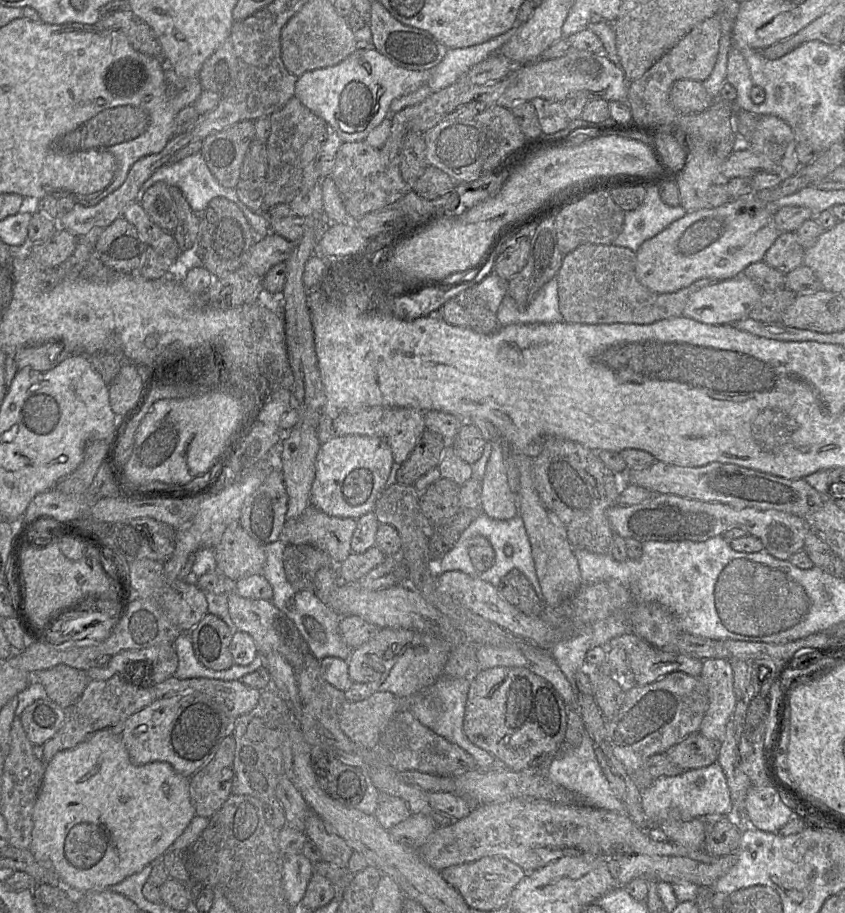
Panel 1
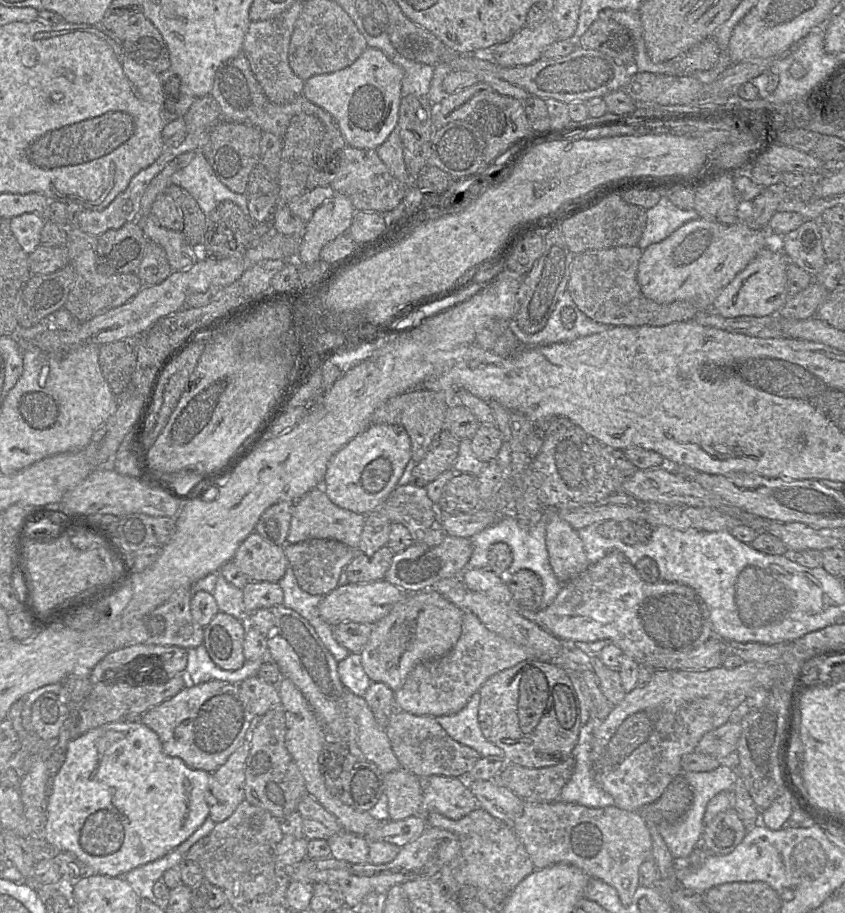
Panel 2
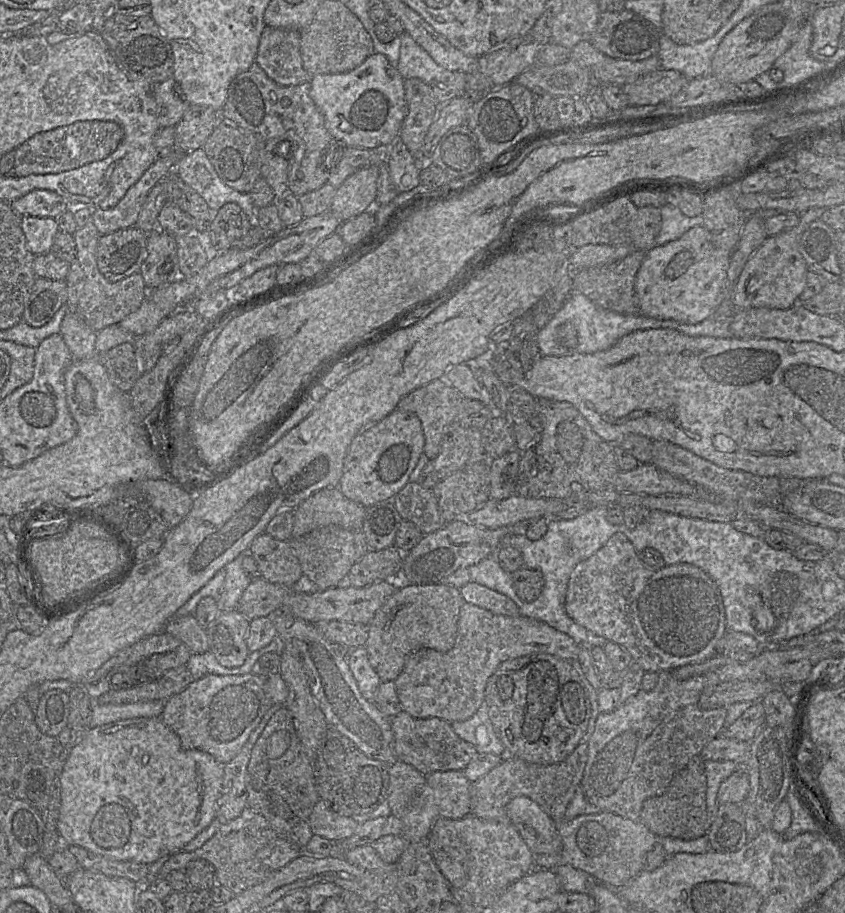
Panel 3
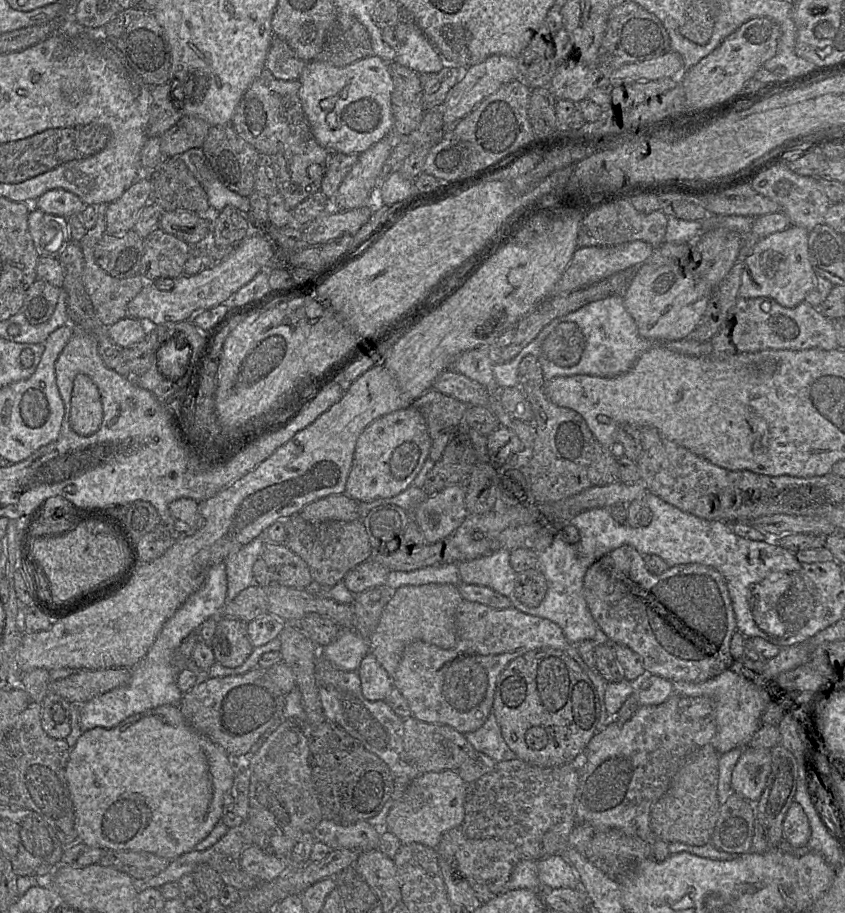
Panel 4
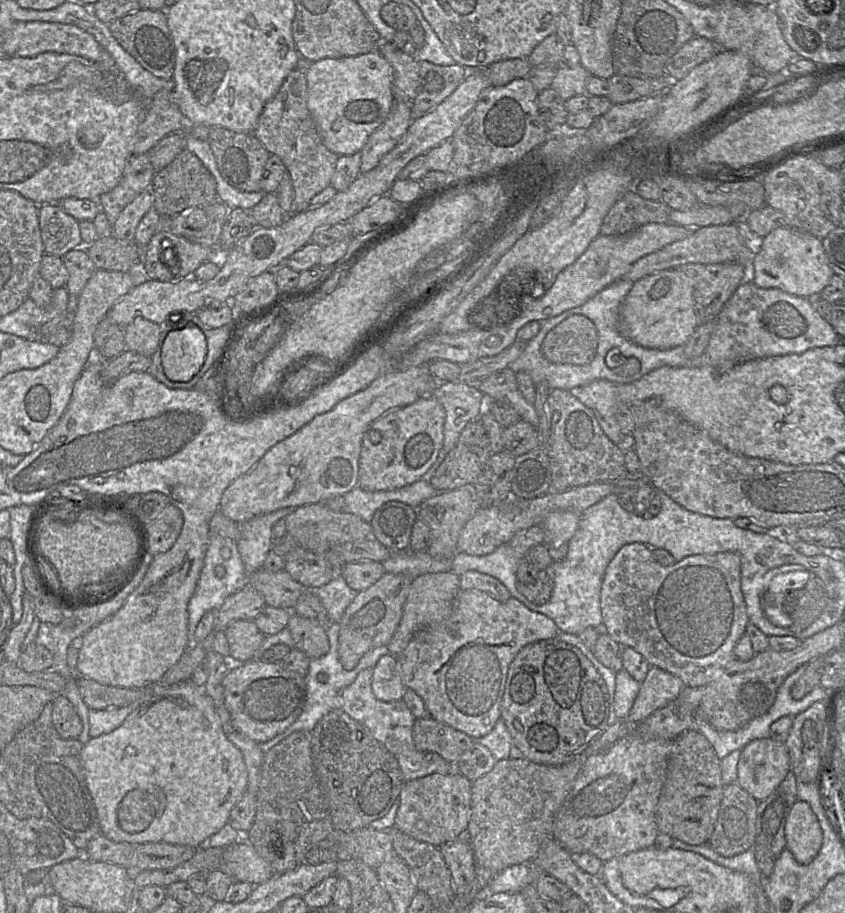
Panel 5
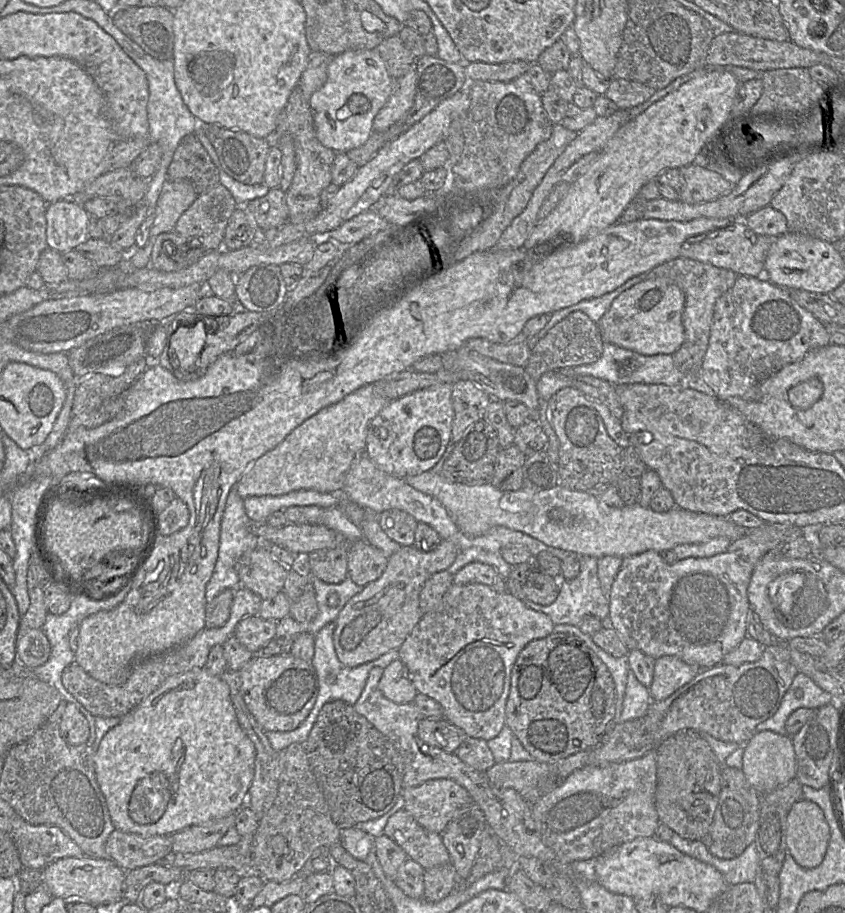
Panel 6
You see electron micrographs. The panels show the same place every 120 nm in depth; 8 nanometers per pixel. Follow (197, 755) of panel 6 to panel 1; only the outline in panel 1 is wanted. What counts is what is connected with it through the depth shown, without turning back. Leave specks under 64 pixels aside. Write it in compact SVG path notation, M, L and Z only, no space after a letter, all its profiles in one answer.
M99 730L46 762L33 809L34 826L28 849L42 866L56 871L63 887L79 895L106 889L139 872L169 850L195 816L190 777L177 773L167 762L134 765L121 735Z

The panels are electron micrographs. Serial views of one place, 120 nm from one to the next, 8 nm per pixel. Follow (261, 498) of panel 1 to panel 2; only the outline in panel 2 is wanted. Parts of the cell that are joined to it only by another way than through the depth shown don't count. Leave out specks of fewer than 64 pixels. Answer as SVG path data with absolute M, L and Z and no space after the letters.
M280 501L268 507L259 517L255 532L266 541L285 546L293 512L293 502Z

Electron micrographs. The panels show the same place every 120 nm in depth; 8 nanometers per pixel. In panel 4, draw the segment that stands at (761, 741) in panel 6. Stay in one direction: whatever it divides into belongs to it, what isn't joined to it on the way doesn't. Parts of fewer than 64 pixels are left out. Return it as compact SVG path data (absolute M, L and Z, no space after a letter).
M744 747L731 775L731 788L742 798L757 803L771 772L771 749Z

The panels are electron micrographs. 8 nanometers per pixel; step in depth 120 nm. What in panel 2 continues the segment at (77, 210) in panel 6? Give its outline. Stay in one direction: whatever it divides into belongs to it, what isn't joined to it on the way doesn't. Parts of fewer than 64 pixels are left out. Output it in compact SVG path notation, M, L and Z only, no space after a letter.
M35 213L10 219L11 231L26 254L30 255L40 245L40 235L45 223L45 217Z

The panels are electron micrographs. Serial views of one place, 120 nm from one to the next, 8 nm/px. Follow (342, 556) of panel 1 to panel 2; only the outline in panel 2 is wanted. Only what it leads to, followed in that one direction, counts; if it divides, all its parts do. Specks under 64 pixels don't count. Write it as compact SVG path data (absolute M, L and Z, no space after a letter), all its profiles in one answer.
M317 487L294 503L287 543L295 544L312 538L332 539L358 549L364 520L365 515L338 507L331 502L322 487Z

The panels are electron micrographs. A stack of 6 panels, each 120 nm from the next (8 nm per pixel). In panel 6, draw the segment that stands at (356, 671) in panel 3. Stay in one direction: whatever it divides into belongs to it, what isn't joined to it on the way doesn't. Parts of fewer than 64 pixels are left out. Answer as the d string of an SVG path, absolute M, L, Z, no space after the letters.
M400 659L392 661L383 669L379 689L387 699L397 704L413 703L418 693Z

